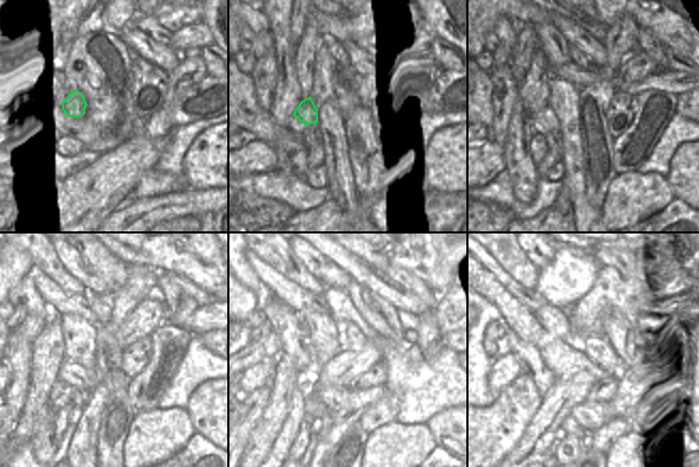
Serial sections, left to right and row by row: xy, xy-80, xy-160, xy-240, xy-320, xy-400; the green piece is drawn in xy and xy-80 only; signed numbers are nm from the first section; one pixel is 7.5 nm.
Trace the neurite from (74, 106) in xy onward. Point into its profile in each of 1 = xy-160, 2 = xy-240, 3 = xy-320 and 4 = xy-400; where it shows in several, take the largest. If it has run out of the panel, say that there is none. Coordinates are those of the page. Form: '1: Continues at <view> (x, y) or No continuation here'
1: Continues at xy-160 (544, 121)
2: Continues at xy-240 (69, 379)
3: Continues at xy-320 (334, 398)
4: Continues at xy-400 (589, 399)

